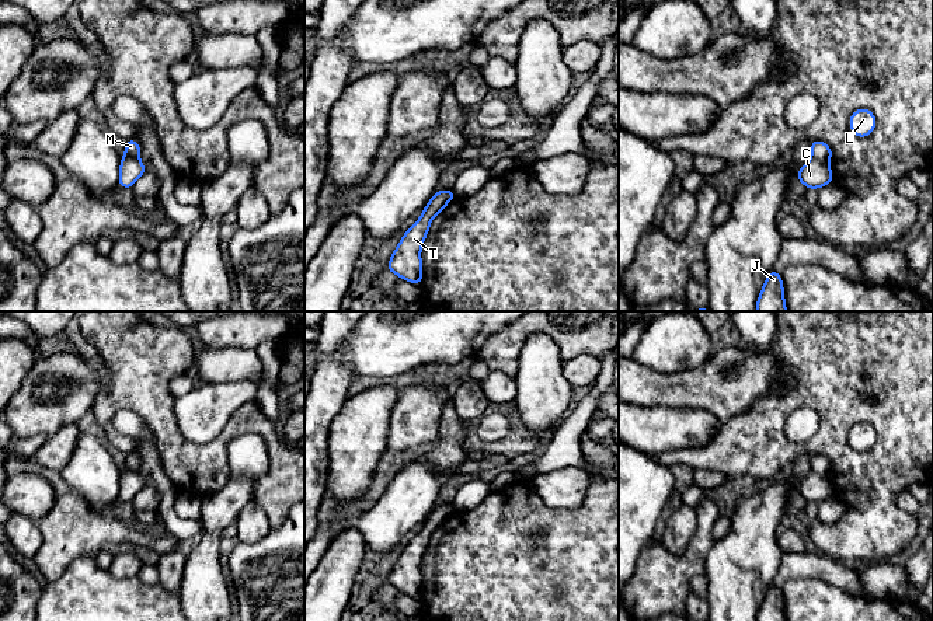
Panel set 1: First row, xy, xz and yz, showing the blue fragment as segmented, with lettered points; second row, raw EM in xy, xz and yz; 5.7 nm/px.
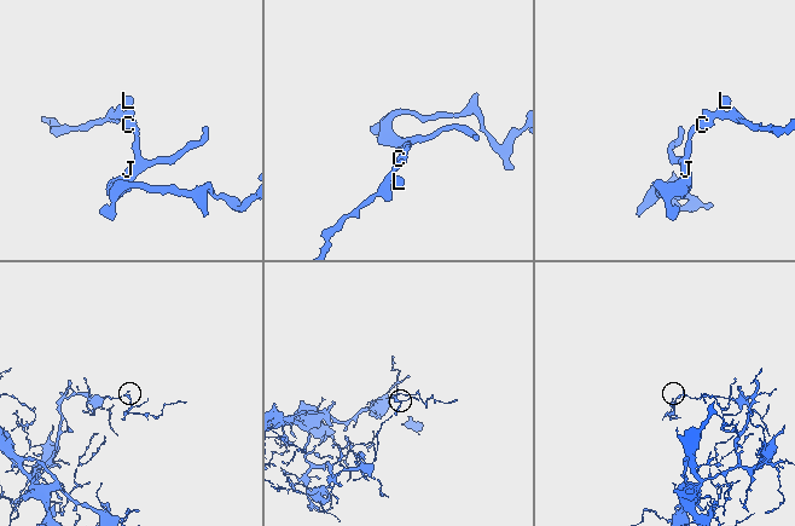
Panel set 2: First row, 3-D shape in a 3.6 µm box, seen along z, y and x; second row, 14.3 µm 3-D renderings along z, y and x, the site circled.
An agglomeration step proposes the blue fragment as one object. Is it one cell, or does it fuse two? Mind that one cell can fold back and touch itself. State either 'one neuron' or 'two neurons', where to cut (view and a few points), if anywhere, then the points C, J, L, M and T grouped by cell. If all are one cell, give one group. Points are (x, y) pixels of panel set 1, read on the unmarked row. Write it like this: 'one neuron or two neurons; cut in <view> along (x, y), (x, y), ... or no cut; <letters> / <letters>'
two neurons; cut in xy along (124, 471), (138, 473); C J / L M T

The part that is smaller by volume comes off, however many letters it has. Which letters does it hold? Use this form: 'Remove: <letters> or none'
Remove: C, J

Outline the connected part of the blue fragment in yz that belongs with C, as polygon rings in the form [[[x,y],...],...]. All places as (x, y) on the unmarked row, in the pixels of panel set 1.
[[[811,472],[798,482],[797,493],[808,503],[818,503],[833,495],[832,484],[828,477]]]

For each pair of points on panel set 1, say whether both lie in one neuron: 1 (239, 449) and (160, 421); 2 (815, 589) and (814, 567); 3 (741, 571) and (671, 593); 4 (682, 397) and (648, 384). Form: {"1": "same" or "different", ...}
{"1": "different", "2": "different", "3": "different", "4": "same"}

